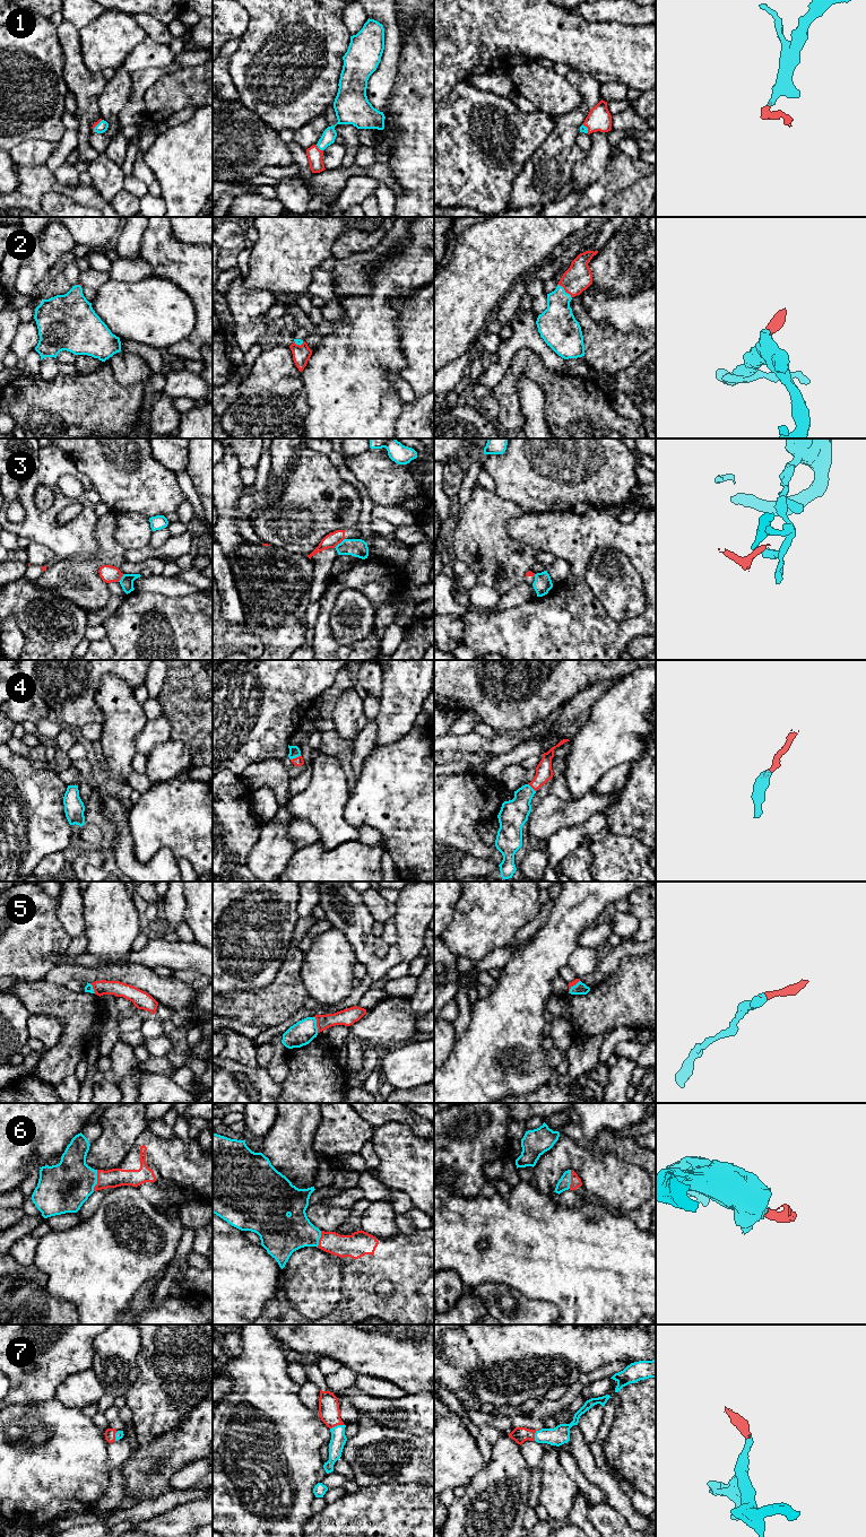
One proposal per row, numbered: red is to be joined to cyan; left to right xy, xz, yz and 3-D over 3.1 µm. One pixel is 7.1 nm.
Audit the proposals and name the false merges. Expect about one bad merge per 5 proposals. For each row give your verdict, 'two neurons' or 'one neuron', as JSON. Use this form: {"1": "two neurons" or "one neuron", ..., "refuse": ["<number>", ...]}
{"1": "one neuron", "2": "one neuron", "3": "two neurons", "4": "one neuron", "5": "one neuron", "6": "one neuron", "7": "one neuron", "refuse": ["3"]}

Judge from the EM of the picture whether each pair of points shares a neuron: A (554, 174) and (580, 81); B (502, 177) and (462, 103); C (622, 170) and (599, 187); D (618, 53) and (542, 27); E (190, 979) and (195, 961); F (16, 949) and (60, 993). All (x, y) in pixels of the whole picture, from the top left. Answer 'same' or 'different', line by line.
A: same
B: same
C: same
D: same
E: different
F: different

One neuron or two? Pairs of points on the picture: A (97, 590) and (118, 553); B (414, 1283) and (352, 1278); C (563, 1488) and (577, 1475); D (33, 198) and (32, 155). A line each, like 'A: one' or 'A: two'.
A: one
B: one
C: two
D: two

